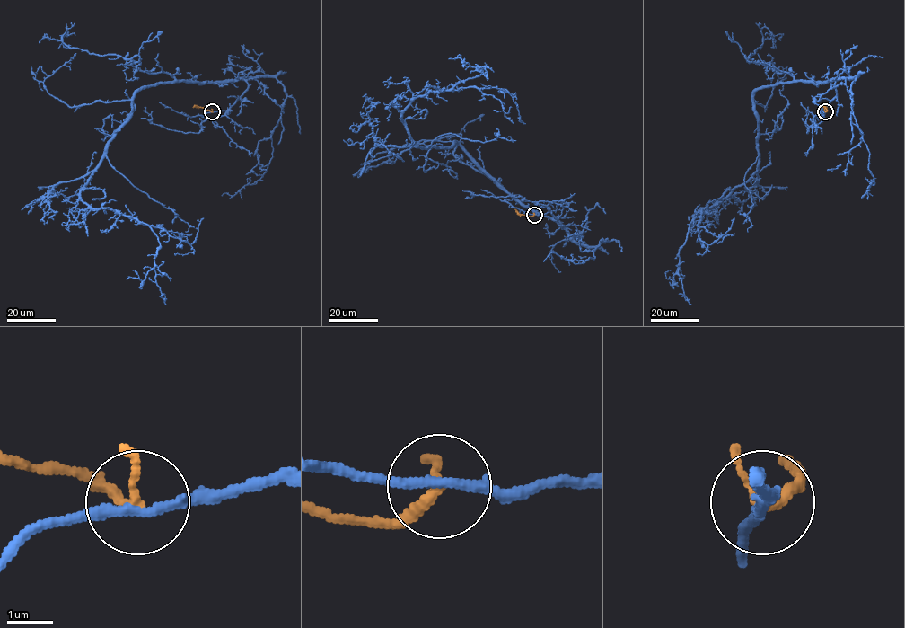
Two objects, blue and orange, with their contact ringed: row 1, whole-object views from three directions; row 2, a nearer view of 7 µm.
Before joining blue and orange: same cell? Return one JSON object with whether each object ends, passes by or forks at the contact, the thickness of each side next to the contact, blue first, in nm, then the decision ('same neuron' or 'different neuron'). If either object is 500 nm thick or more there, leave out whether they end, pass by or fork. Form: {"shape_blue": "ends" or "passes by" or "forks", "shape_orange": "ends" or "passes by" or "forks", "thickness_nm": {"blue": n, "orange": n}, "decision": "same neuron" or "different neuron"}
{"shape_blue": "passes by", "shape_orange": "passes by", "thickness_nm": {"blue": 220, "orange": 200}, "decision": "different neuron"}

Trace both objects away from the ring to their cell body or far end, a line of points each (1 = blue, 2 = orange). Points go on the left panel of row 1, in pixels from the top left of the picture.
1: (212, 111), (248, 83), (144, 85), (81, 190), (92, 207), (147, 225), (163, 294)
2: (212, 111), (193, 107)

